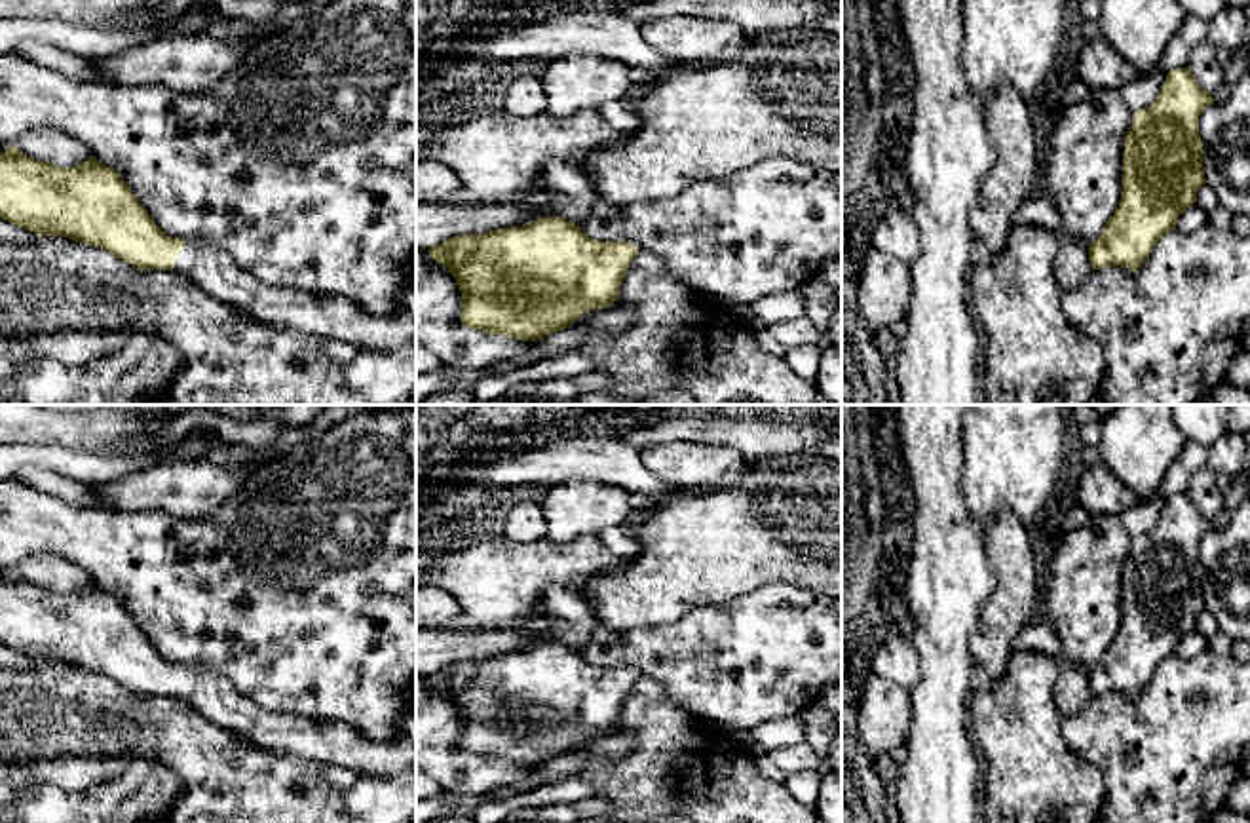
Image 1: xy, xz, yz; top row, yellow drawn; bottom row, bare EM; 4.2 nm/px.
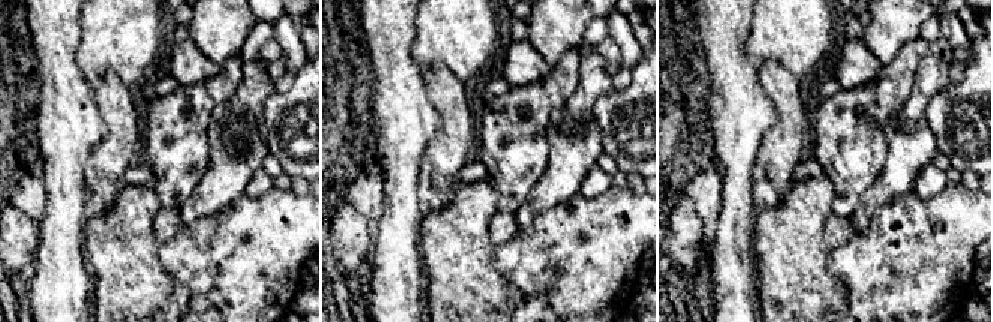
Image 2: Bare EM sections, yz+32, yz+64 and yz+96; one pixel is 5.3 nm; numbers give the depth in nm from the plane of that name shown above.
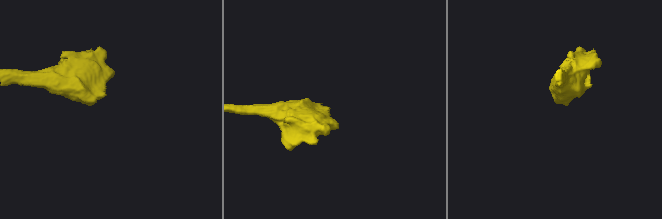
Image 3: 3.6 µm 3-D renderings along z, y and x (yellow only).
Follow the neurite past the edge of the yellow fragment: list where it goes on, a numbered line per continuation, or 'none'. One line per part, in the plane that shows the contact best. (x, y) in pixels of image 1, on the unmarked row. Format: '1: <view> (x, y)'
1: xy (325, 742)

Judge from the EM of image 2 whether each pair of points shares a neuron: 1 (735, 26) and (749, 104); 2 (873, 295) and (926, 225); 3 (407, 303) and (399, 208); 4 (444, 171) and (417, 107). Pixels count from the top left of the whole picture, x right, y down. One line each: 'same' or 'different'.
1: same
2: same
3: same
4: different

